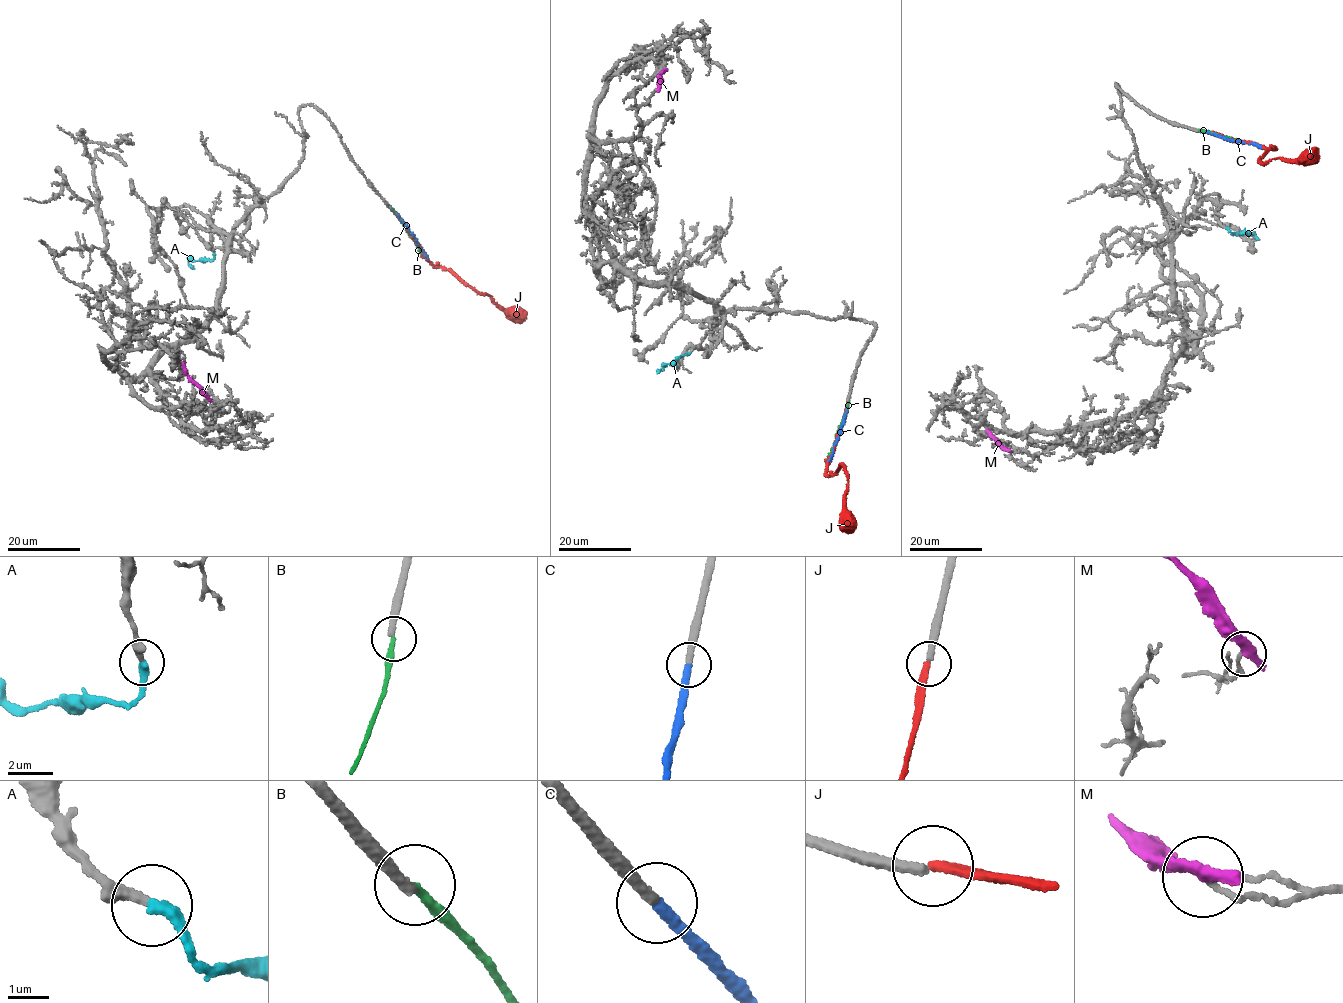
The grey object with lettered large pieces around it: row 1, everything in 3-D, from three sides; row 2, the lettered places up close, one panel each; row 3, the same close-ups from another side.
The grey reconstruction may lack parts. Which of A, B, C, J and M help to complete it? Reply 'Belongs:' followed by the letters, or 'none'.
Belongs: A, C

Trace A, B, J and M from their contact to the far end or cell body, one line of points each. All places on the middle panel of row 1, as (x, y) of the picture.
A: (689, 353), (663, 365), (658, 373)
B: (848, 402), (836, 441), (826, 460)
J: (847, 402), (826, 473), (836, 473), (842, 464), (844, 467), (847, 491), (842, 524), (848, 528)
M: (657, 88), (665, 69)

